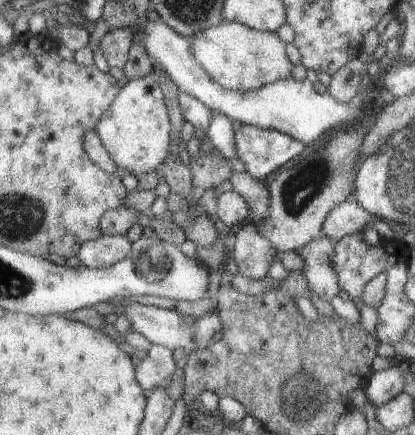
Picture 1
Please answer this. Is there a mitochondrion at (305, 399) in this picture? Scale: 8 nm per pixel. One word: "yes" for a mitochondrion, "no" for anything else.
yes

